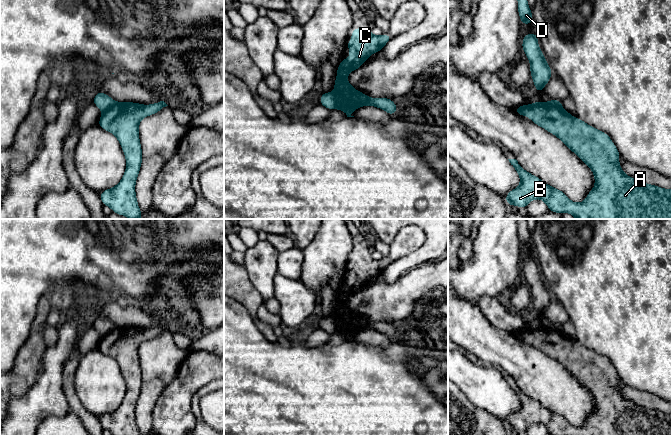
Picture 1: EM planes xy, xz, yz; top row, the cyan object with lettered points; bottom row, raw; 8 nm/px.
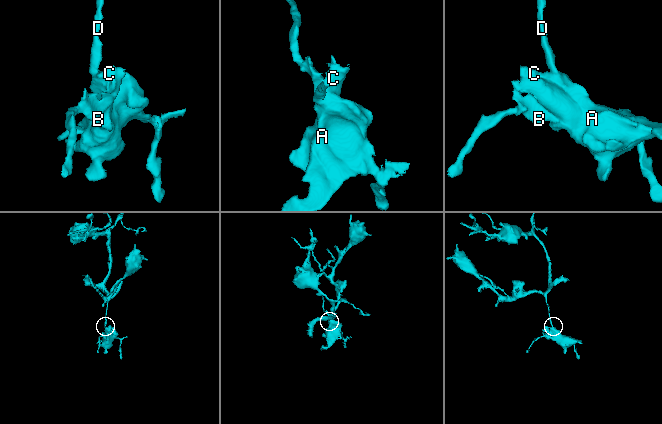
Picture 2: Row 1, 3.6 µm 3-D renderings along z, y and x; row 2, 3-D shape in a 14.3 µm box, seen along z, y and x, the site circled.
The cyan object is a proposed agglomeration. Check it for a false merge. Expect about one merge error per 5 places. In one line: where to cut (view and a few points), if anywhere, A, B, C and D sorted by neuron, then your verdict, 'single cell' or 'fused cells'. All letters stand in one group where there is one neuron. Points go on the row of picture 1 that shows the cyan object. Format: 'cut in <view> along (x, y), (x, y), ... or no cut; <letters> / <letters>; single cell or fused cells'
cut in xz along (331, 92), (336, 99), (337, 108); A B C / D; fused cells

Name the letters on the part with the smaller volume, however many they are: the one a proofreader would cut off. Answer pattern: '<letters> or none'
A, B, C

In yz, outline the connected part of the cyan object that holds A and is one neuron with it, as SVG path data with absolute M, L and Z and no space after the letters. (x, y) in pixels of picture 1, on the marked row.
M534 101L531 105L520 105L515 112L529 117L533 123L558 137L592 170L595 186L583 202L574 203L561 190L525 171L516 159L508 159L520 176L520 185L505 197L509 206L526 208L530 201L542 199L550 212L570 213L576 219L672 219L672 189L646 184L626 175L619 165L619 151L608 134L588 125L579 117L574 118L562 105Z

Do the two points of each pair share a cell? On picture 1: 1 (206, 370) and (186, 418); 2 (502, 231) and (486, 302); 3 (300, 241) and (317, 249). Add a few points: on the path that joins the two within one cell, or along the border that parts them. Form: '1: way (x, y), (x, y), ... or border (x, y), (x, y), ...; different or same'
1: way (194, 382), (184, 392), (184, 406); same
2: border (488, 295), (481, 296), (477, 305); different
3: border (318, 229), (313, 238), (302, 249); different

